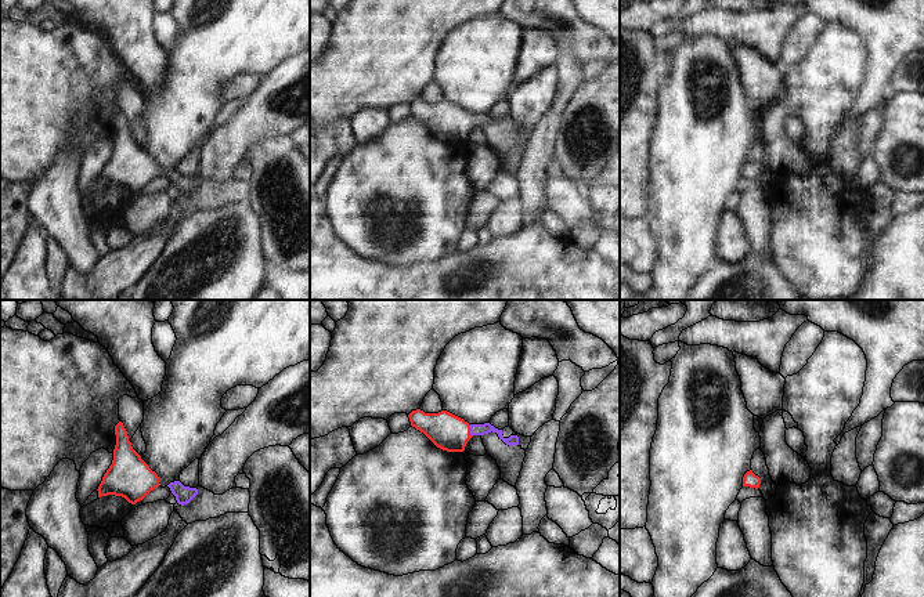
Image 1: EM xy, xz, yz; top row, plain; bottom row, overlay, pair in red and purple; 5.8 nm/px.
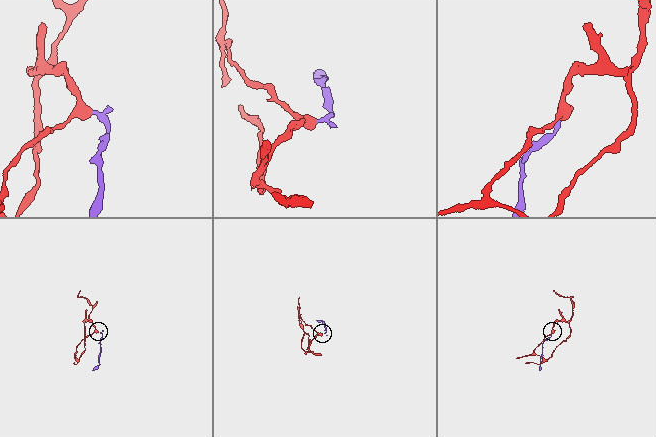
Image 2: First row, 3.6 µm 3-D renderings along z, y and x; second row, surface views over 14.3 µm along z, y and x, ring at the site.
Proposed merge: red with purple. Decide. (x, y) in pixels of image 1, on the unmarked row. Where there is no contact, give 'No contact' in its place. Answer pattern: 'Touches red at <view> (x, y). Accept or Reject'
Touches red at xz (469, 120). Accept.

